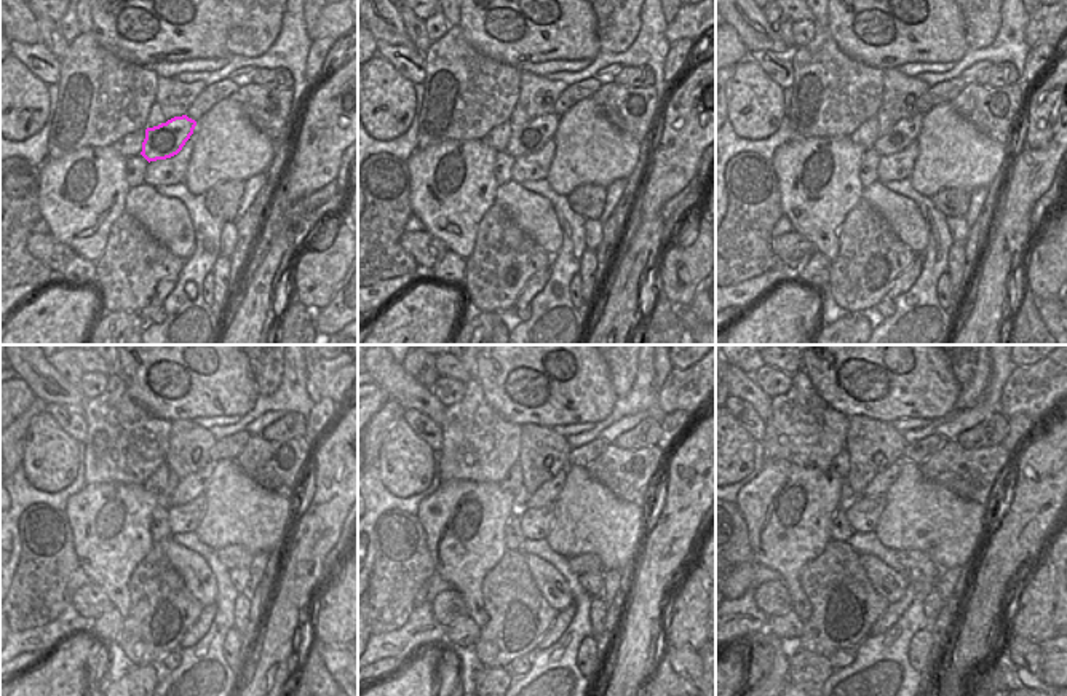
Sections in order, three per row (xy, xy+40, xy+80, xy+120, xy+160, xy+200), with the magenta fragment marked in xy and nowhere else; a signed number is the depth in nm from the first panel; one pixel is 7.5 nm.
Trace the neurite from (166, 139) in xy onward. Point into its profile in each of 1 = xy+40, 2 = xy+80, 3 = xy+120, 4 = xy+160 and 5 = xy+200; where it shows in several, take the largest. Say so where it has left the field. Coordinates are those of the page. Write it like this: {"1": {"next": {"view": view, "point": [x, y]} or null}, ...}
{"1": {"next": {"view": "xy+40", "point": [526, 139]}}, "2": {"next": {"view": "xy+80", "point": [903, 133]}}, "3": {"next": {"view": "xy+120", "point": [182, 492]}}, "4": {"next": {"view": "xy+160", "point": [521, 484]}}, "5": {"next": {"view": "xy+200", "point": [885, 478]}}}

